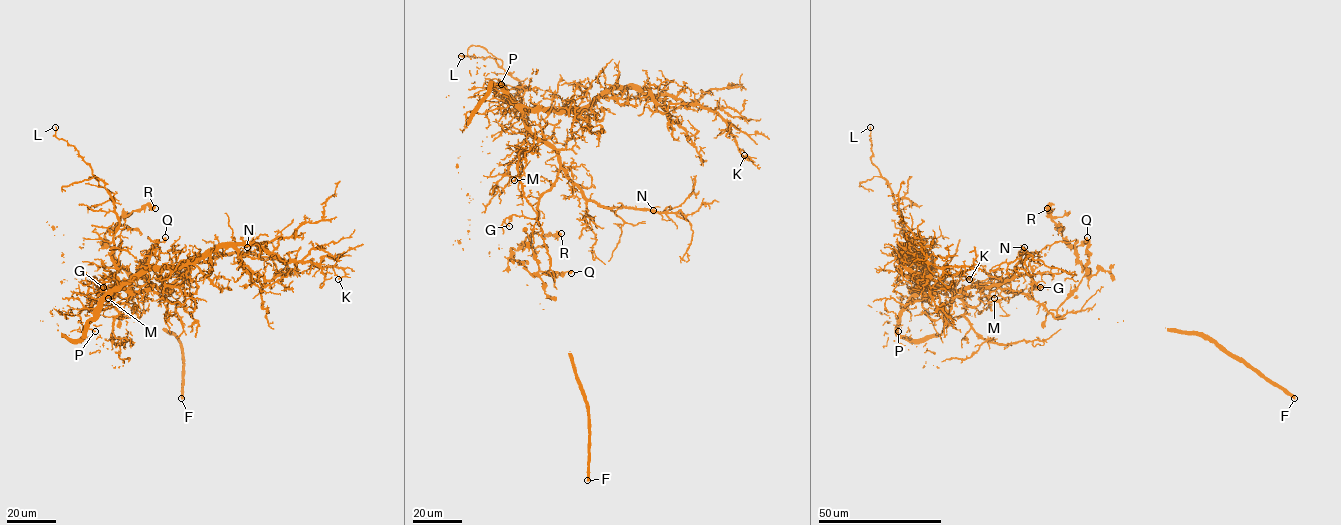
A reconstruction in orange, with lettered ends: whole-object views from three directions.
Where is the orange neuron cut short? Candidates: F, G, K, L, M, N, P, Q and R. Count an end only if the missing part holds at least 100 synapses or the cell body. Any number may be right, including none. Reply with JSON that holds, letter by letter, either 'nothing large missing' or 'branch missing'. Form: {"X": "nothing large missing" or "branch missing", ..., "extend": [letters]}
{"F": "branch missing", "G": "nothing large missing", "K": "nothing large missing", "L": "nothing large missing", "M": "nothing large missing", "N": "nothing large missing", "P": "nothing large missing", "Q": "nothing large missing", "R": "nothing large missing", "extend": ["F"]}

